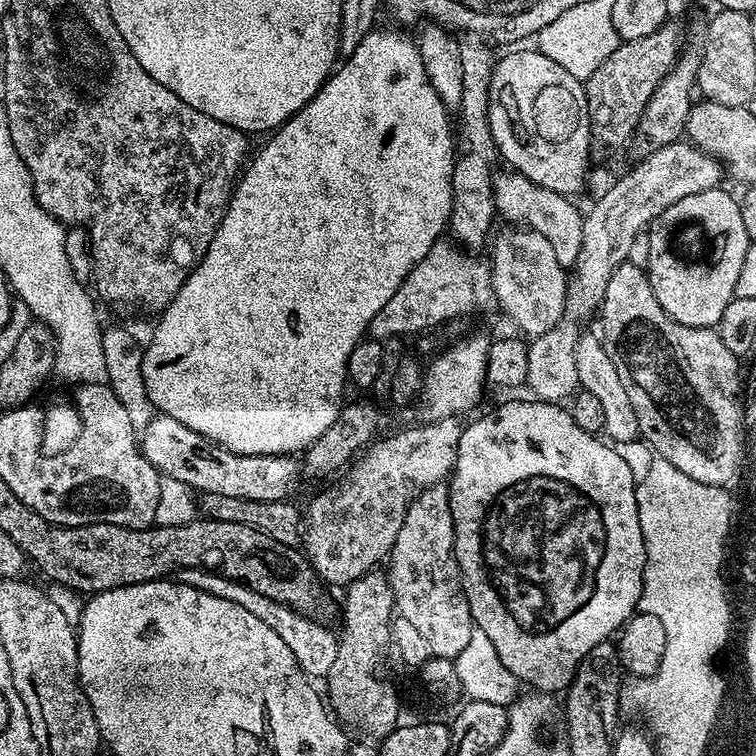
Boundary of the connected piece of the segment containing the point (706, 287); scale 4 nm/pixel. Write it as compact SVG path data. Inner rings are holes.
M723 187L702 190L690 194L652 221L647 232L650 236L650 256L646 267L648 281L666 314L686 326L715 329L720 323L726 306L734 296L734 285L738 273L742 271L742 261L746 258L749 239L737 197L723 192Z

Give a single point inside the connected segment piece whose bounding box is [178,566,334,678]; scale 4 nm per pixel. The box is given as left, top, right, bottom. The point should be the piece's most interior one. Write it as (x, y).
(311, 642)

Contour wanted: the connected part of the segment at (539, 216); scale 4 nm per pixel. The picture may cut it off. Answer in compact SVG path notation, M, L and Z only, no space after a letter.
M515 170L500 171L493 177L497 213L516 226L523 226L542 234L552 246L558 262L562 267L572 268L579 257L582 244L583 213L572 203L569 197L556 191L547 190L530 182L528 178Z

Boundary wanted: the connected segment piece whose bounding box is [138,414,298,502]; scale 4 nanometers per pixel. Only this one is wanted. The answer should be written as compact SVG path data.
M163 414L153 415L149 424L139 433L138 443L141 454L161 477L174 478L197 493L227 494L233 498L274 502L289 499L296 488L298 464L292 461L295 459L291 455L259 456L231 452L190 430L190 426L182 426L178 418Z

